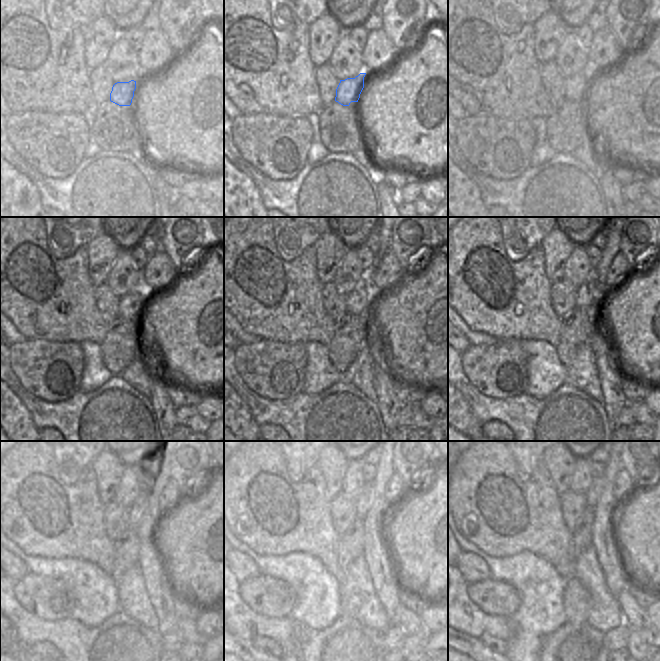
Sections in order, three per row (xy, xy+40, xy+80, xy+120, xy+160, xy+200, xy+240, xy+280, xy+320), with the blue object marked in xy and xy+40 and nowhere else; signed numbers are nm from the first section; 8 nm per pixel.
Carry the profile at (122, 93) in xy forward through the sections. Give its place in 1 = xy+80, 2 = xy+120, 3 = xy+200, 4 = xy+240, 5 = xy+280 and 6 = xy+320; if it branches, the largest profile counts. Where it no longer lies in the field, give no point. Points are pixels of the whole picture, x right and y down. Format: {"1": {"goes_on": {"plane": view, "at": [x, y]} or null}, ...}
{"1": {"goes_on": {"plane": "xy+80", "at": [575, 87]}}, "2": {"goes_on": {"plane": "xy+120", "at": [134, 302]}}, "3": {"goes_on": {"plane": "xy+200", "at": [585, 293]}}, "4": {"goes_on": {"plane": "xy+240", "at": [136, 512]}}, "5": {"goes_on": {"plane": "xy+280", "at": [363, 502]}}, "6": {"goes_on": {"plane": "xy+320", "at": [593, 493]}}}

